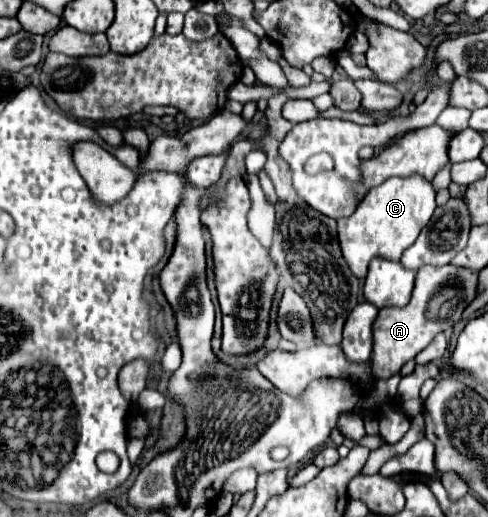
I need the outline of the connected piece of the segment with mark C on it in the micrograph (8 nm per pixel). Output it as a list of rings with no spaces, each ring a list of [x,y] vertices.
[[[420,175],[412,177],[390,177],[382,185],[372,187],[366,197],[358,203],[356,211],[338,221],[338,241],[342,255],[350,267],[350,271],[364,279],[368,271],[368,263],[374,257],[384,257],[390,261],[400,261],[402,253],[416,241],[420,231],[430,221],[436,209],[436,191],[430,181]]]

